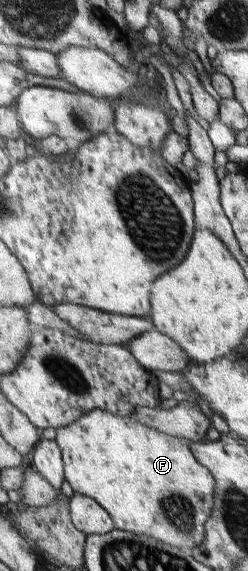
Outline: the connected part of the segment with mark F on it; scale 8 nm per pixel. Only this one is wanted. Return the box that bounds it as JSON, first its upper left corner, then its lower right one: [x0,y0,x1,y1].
[55,410,218,547]

